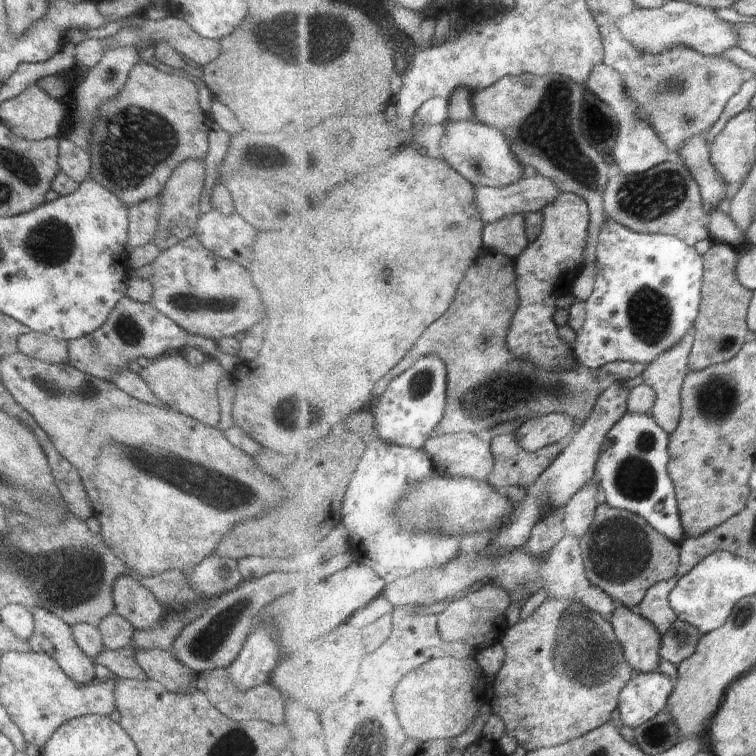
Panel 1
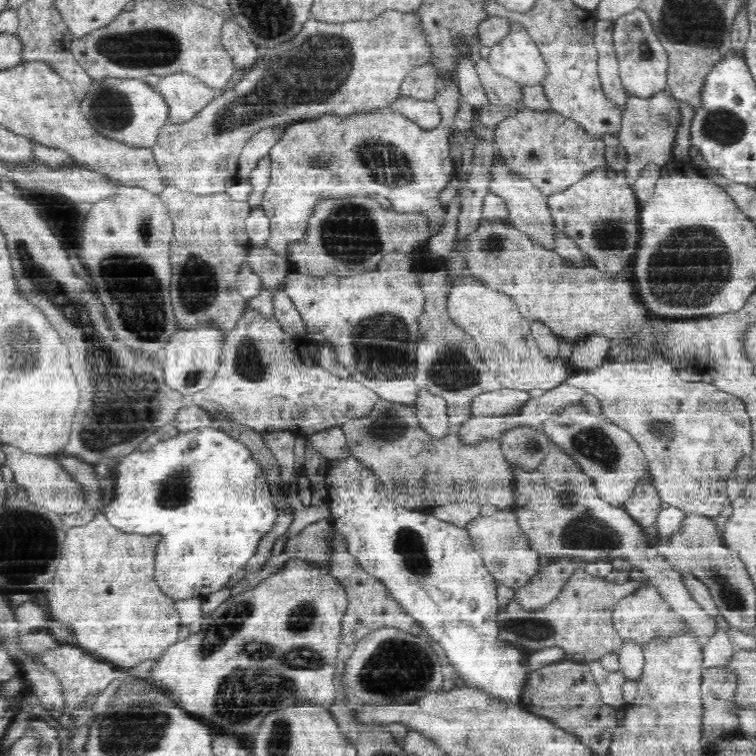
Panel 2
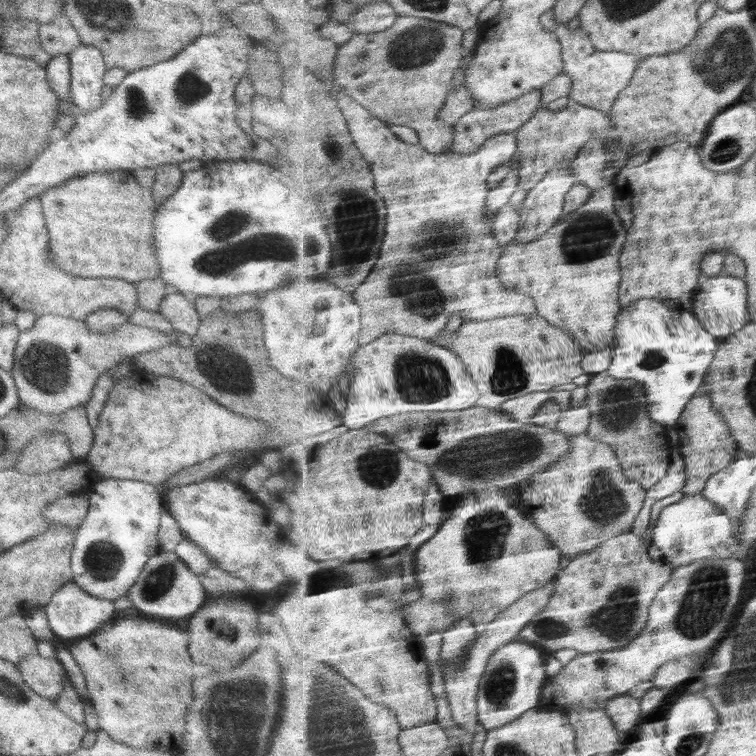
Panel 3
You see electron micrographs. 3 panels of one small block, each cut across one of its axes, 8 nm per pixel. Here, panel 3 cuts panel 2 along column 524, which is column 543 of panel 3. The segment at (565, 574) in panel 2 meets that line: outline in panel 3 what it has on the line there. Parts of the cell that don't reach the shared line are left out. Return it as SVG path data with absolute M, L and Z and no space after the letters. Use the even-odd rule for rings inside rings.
M558 577L556 580L548 583L542 588L533 590L526 596L523 596L515 605L509 606L499 617L484 628L484 635L479 635L479 638L471 646L469 654L465 657L463 662L455 664L444 664L443 671L447 678L447 689L451 700L451 707L453 708L453 717L459 722L459 725L478 734L480 728L480 717L478 708L478 699L481 689L481 682L485 672L487 671L490 659L500 650L503 646L516 641L526 626L535 620L535 616L543 613L549 607L551 600L555 595L557 589Z

